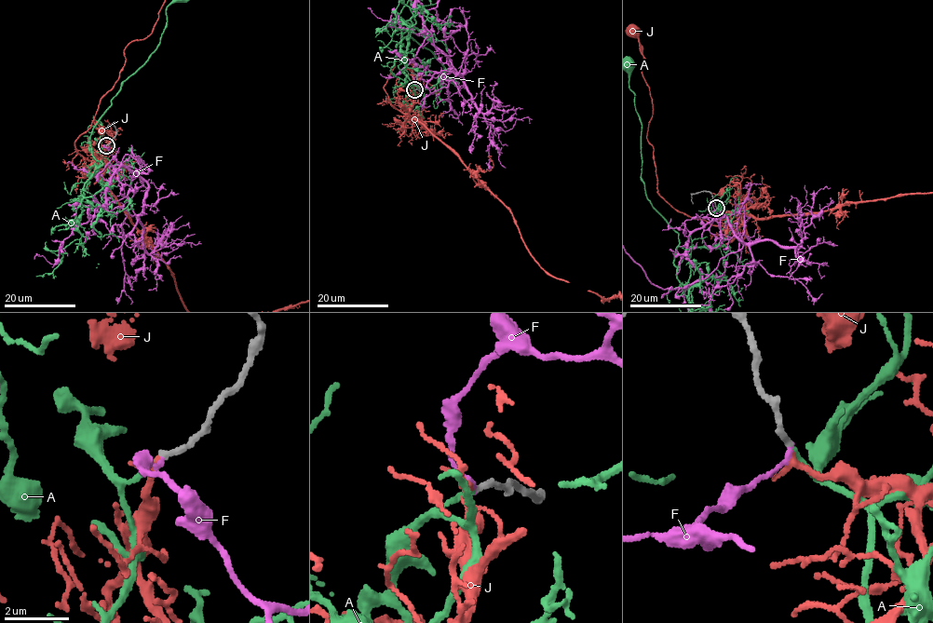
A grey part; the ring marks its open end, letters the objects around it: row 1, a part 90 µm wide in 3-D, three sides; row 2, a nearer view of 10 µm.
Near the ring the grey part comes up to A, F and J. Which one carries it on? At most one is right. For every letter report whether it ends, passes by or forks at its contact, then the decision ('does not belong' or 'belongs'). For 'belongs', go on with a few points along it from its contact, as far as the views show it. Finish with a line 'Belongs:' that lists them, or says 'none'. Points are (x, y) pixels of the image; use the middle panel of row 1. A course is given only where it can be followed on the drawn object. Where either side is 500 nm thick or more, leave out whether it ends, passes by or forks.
A: it ends; belongs; course (415, 89), (404, 68), (406, 22), (412, 29), (397, 47), (411, 37), (452, 81)
F: it ends; does not belong
J: it ends; does not belong
Belongs: A

